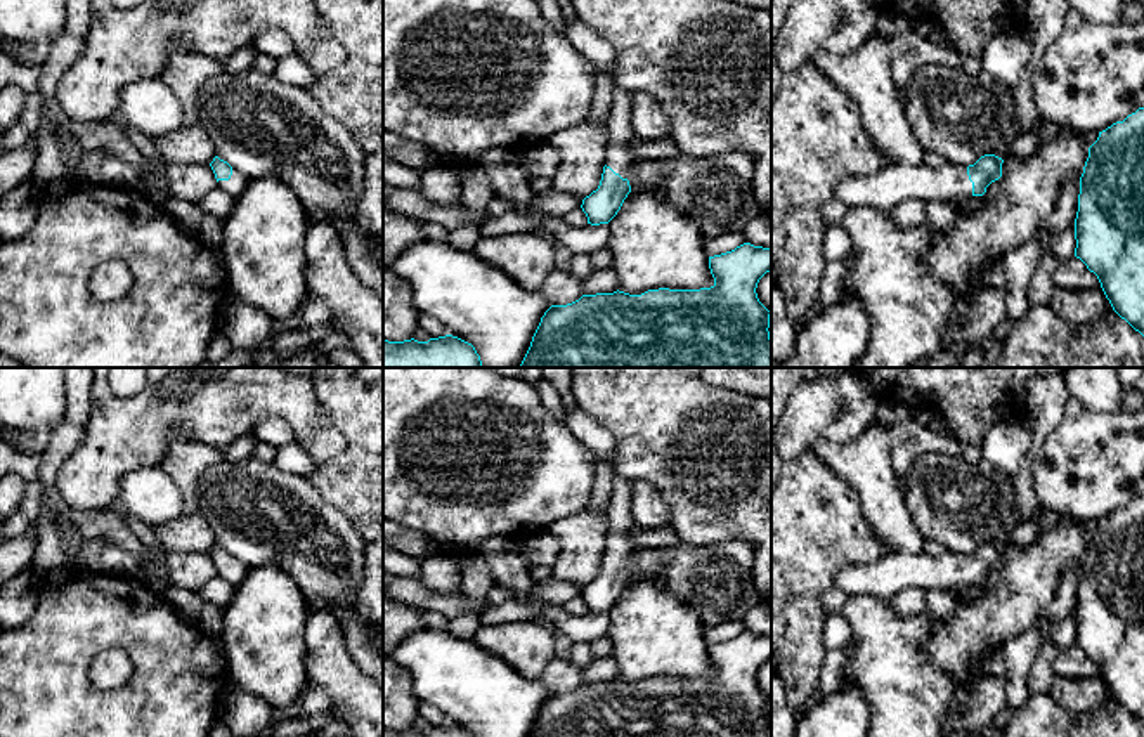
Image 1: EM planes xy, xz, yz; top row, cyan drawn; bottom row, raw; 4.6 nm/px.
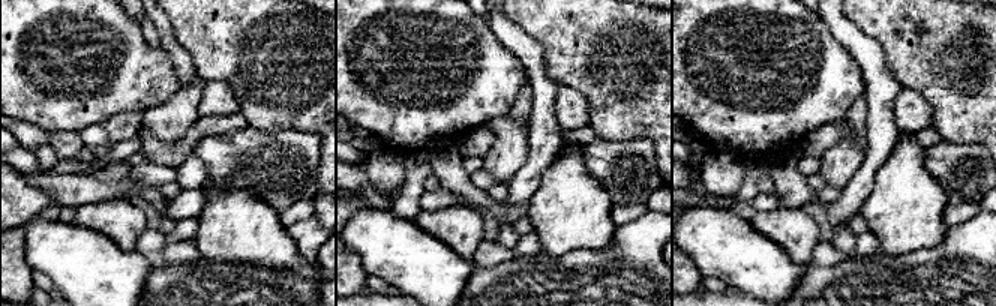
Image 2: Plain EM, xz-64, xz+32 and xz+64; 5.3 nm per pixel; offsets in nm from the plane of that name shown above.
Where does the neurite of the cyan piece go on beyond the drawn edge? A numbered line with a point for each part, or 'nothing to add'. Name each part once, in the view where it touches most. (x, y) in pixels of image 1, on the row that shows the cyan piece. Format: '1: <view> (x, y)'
1: yz (893, 184)

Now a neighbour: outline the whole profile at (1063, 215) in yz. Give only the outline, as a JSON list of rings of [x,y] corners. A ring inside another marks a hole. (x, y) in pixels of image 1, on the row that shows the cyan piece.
[[[1073,175],[1063,187],[1052,213],[1045,218],[1045,229],[1054,236],[1069,227],[1078,212],[1080,175]]]

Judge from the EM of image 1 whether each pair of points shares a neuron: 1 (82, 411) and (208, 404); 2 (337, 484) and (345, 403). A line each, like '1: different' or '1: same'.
1: different
2: same

